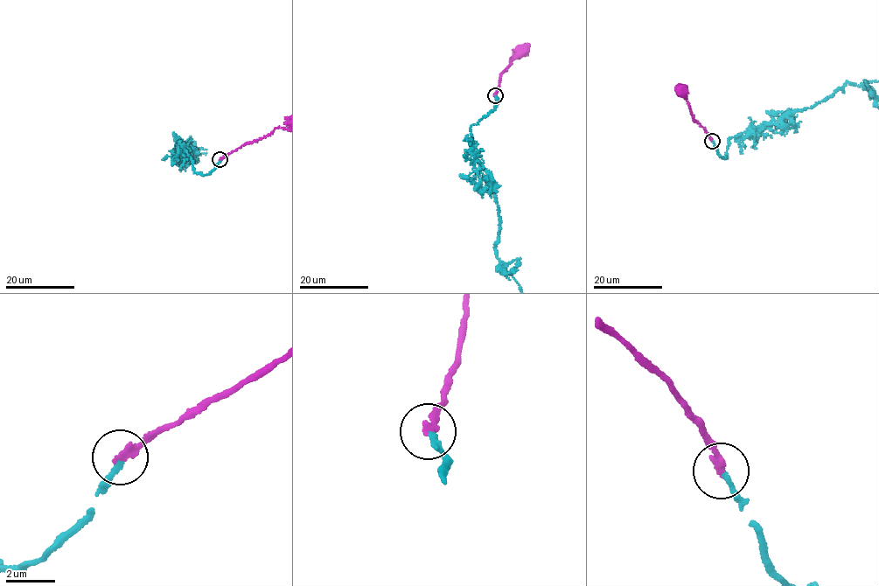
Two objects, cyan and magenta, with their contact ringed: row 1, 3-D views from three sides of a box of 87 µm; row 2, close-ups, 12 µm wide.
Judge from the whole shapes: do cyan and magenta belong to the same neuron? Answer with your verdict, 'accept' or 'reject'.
accept

